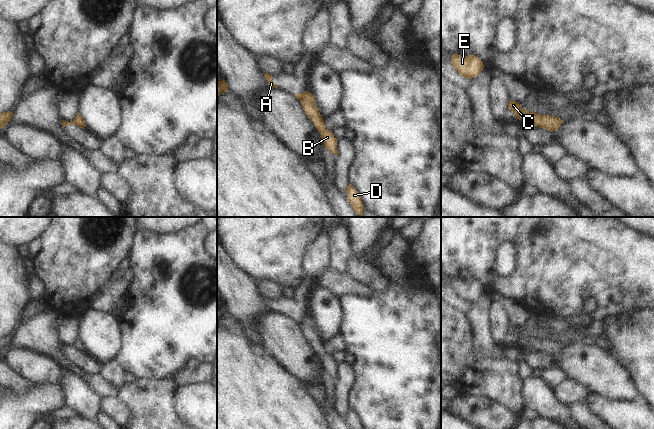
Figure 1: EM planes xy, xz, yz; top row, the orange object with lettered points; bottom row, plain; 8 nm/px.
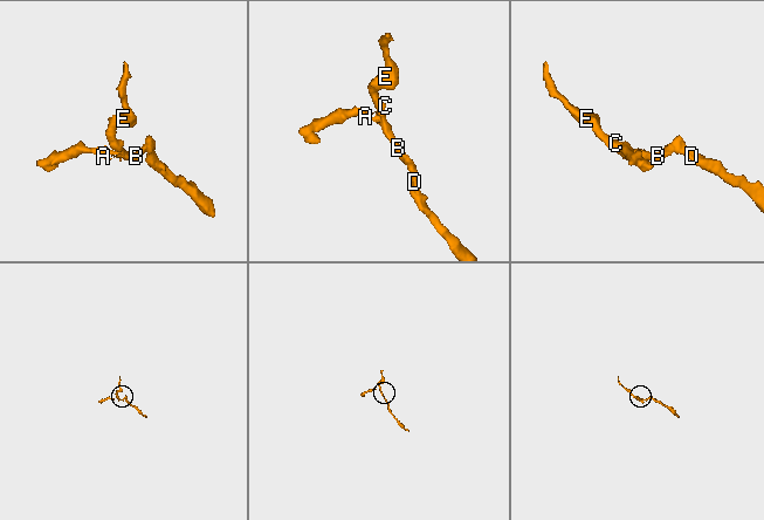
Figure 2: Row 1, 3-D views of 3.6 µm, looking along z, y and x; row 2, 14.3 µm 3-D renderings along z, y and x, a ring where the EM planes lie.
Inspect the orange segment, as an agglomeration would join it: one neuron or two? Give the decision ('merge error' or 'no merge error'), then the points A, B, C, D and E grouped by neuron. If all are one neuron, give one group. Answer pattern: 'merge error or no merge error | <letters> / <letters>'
merge error | A / B C D E

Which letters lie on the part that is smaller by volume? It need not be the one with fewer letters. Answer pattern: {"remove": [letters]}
{"remove": ["A"]}

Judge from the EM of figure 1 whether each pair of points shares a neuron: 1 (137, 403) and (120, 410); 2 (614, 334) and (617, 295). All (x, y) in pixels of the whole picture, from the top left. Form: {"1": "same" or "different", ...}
{"1": "different", "2": "different"}

